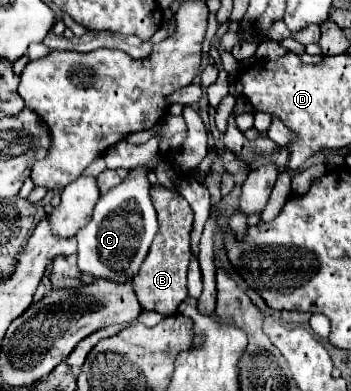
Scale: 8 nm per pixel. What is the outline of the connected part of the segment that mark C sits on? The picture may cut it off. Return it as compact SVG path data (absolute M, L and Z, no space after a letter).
M137 166L129 170L129 176L119 186L99 198L91 222L75 236L79 242L77 264L81 272L115 282L133 280L157 234L157 214L151 202L151 184L147 174L147 166Z

